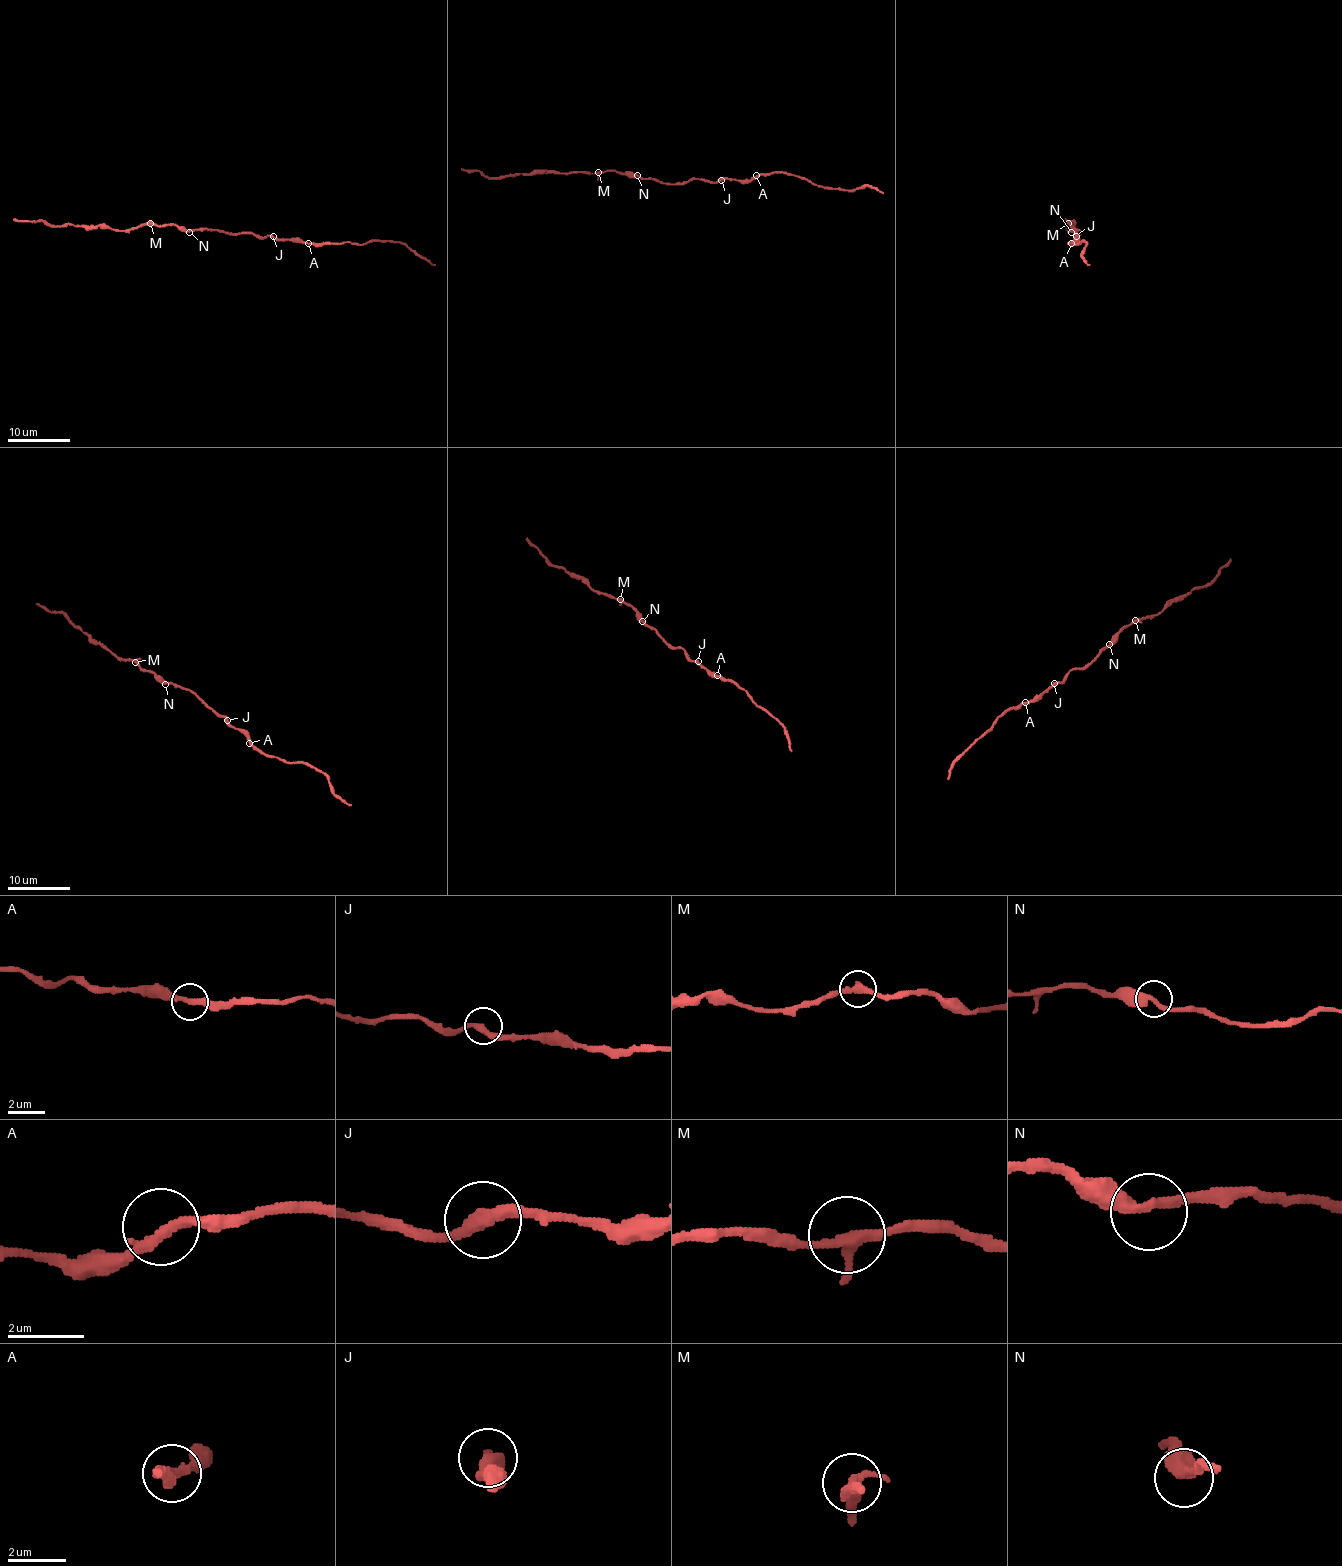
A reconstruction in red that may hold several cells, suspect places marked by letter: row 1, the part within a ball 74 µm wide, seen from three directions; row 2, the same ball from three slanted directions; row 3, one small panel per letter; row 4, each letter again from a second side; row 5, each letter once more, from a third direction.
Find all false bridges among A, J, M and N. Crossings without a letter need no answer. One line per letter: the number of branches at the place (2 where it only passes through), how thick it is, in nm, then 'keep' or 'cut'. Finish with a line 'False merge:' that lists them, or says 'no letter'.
A: branches 2; calibre 280 nm; keep
J: branches 2; calibre 340 nm; keep
M: branches 3; calibre 260 nm; keep
N: branches 2; calibre 320 nm; keep
False merge: no letter

